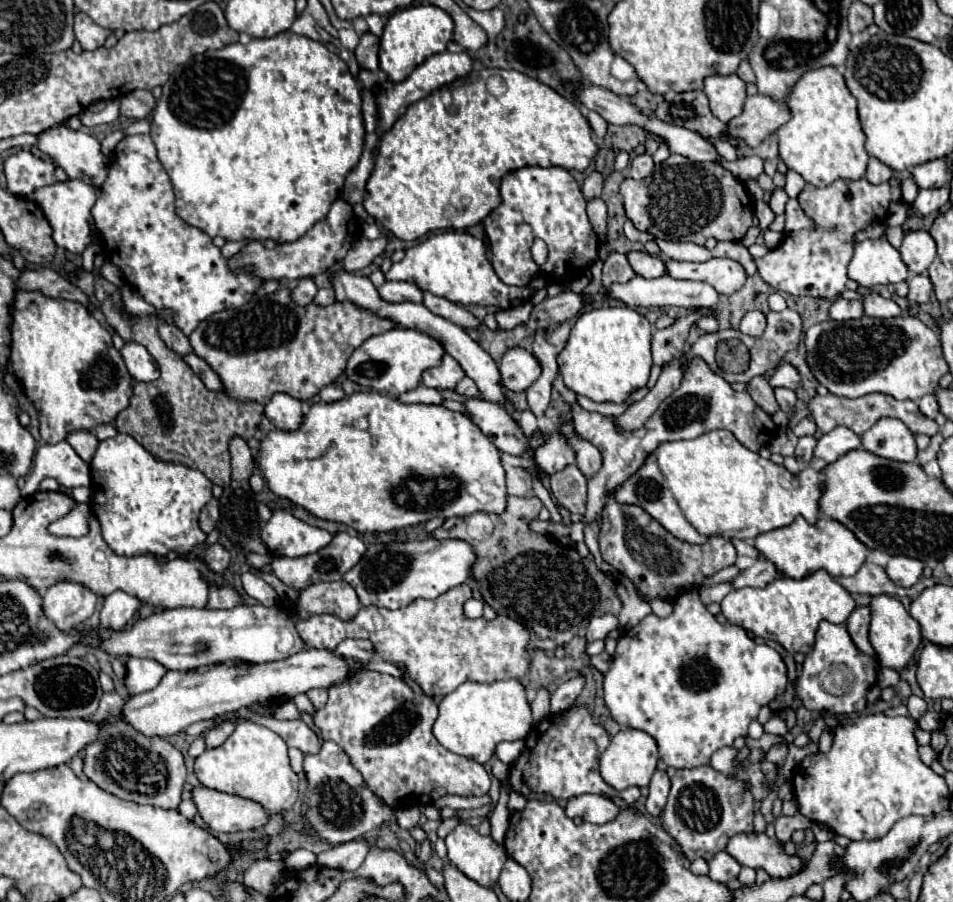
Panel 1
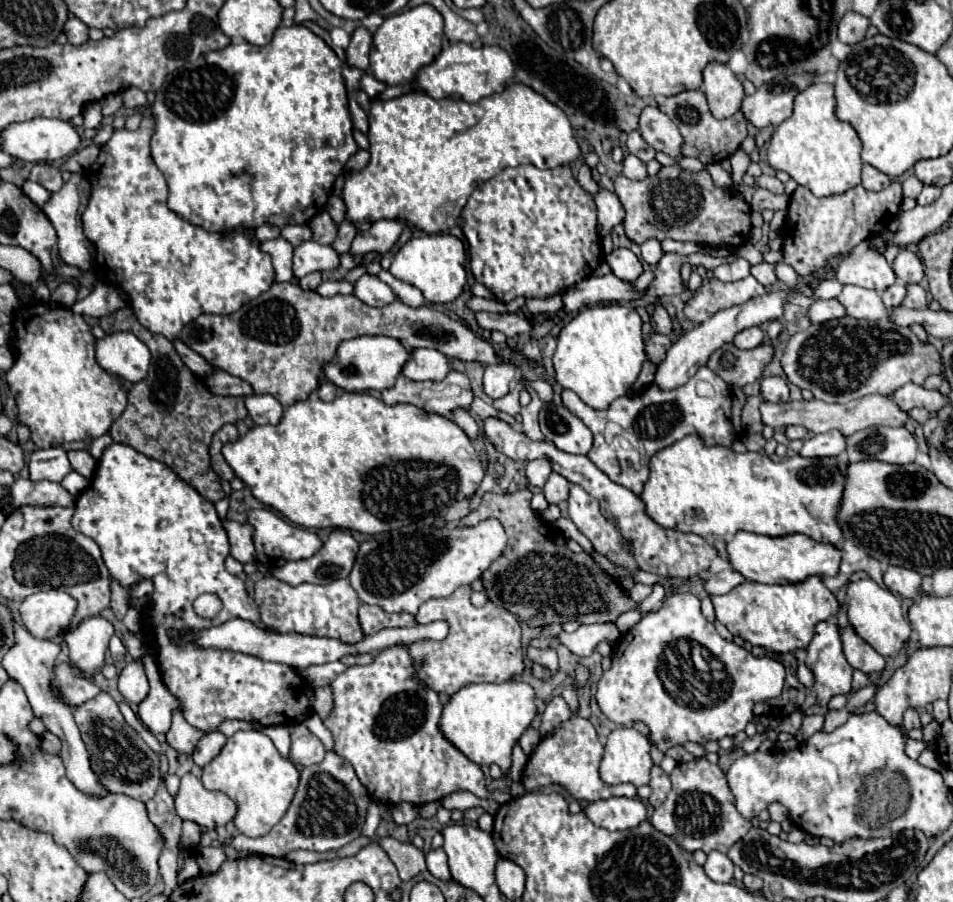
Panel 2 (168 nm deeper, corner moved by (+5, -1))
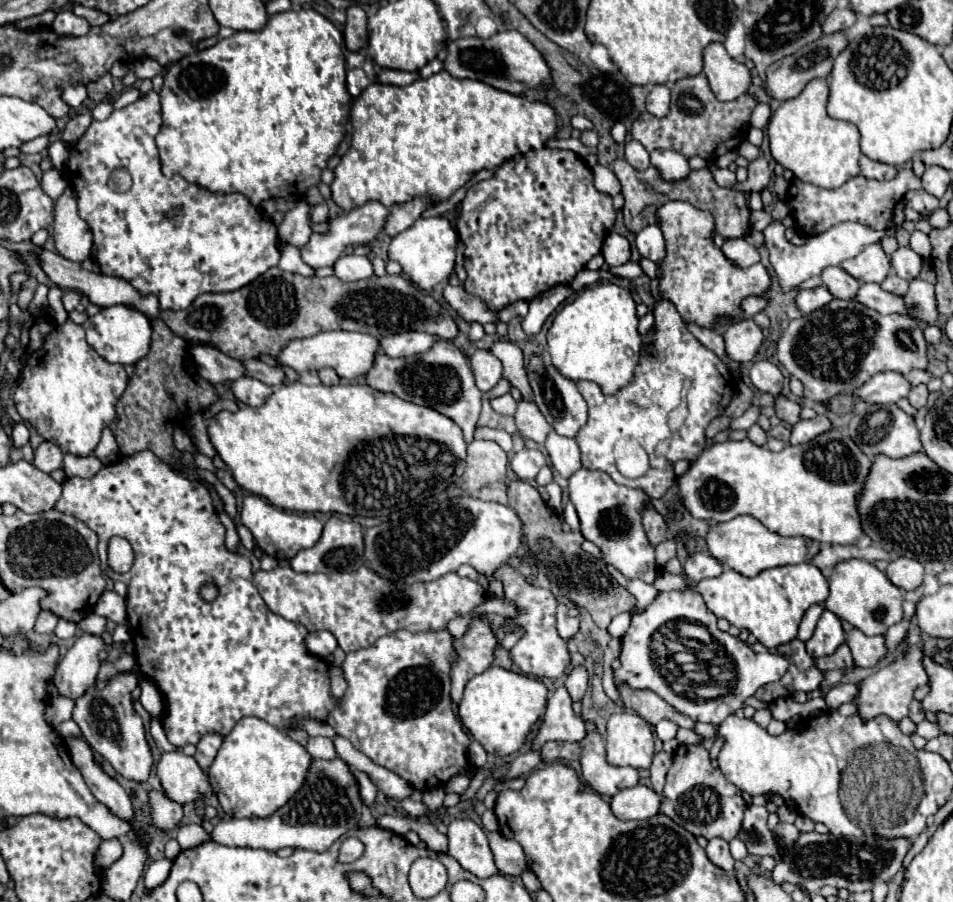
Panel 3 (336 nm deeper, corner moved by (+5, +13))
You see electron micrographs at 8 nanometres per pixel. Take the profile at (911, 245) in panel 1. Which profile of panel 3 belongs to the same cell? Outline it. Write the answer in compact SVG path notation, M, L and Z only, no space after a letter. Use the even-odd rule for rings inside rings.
M900 246L894 254L892 254L892 268L894 272L904 278L904 280L912 280L918 278L920 270L922 270L922 258L910 248L910 246Z

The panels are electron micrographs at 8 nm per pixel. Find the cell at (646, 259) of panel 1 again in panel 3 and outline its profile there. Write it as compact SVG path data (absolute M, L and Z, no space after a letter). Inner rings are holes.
M610 232L610 234L606 236L606 240L604 240L602 254L604 254L604 258L606 258L606 264L608 264L610 268L614 268L614 266L626 264L626 262L630 260L632 250L630 250L630 244L628 244L628 240L626 240L624 236L620 236L620 234L616 234L616 232Z

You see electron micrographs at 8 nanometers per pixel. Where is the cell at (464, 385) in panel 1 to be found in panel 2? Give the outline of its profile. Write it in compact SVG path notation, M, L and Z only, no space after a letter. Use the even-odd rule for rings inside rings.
M450 370L446 374L446 378L440 382L434 382L434 380L416 382L416 380L398 376L396 384L382 392L382 402L386 402L386 404L412 404L416 408L422 408L428 414L438 414L438 416L446 416L446 418L450 418L450 414L454 410L468 410L472 404L472 398L474 398L474 394L470 388L470 380L464 372L458 372L458 370Z

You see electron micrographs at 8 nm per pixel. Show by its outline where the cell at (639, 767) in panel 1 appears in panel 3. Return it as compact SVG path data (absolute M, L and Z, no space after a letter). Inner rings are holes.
M616 712L608 720L606 760L612 766L650 768L654 756L652 726L636 712Z

